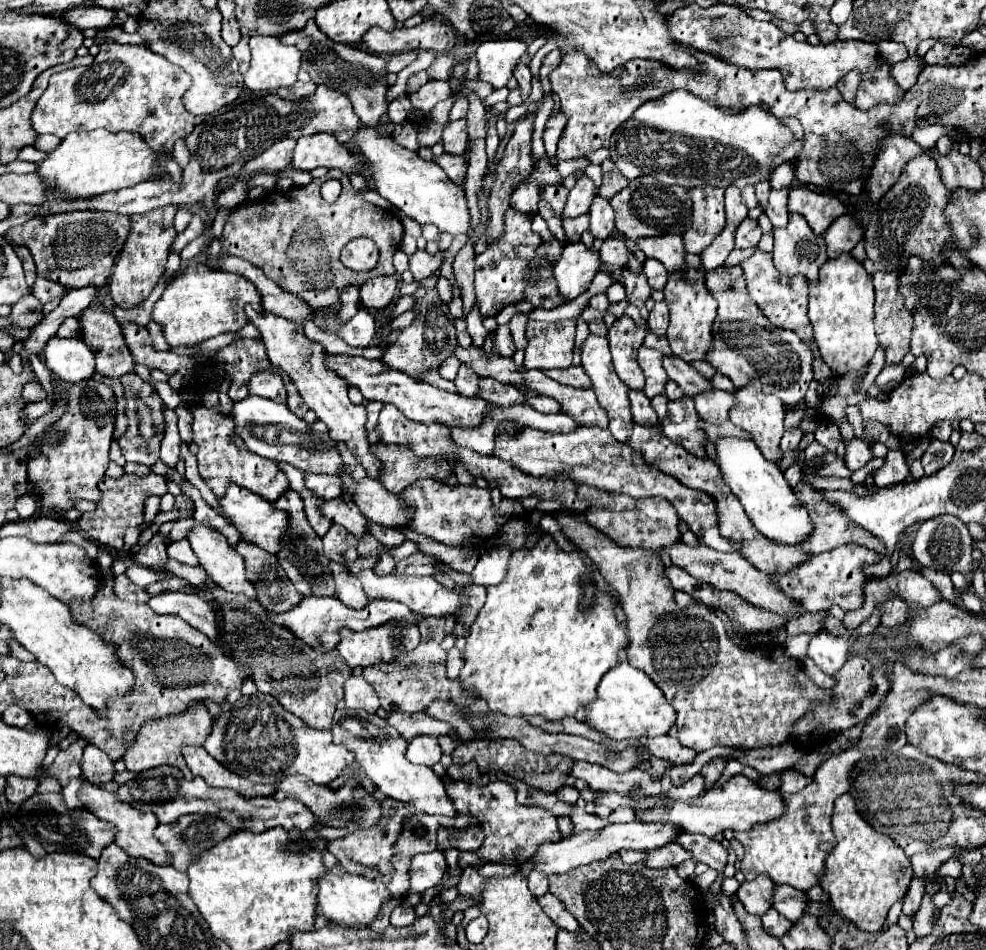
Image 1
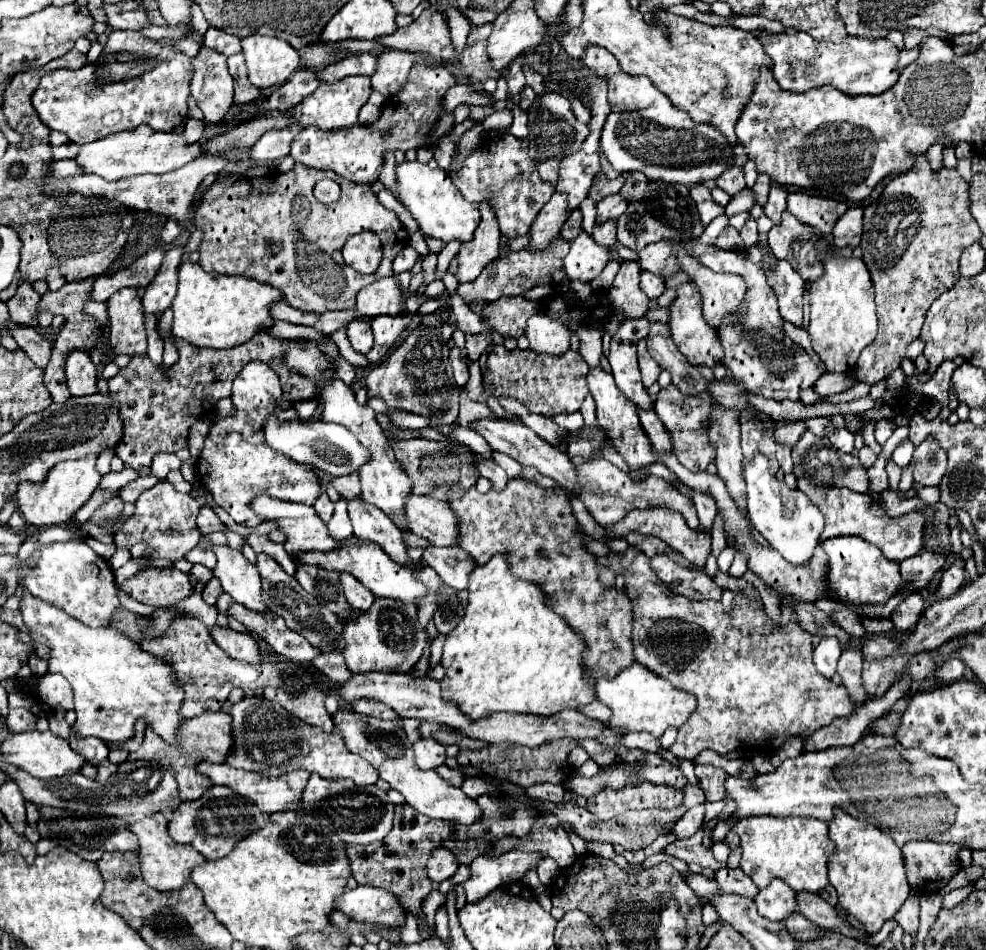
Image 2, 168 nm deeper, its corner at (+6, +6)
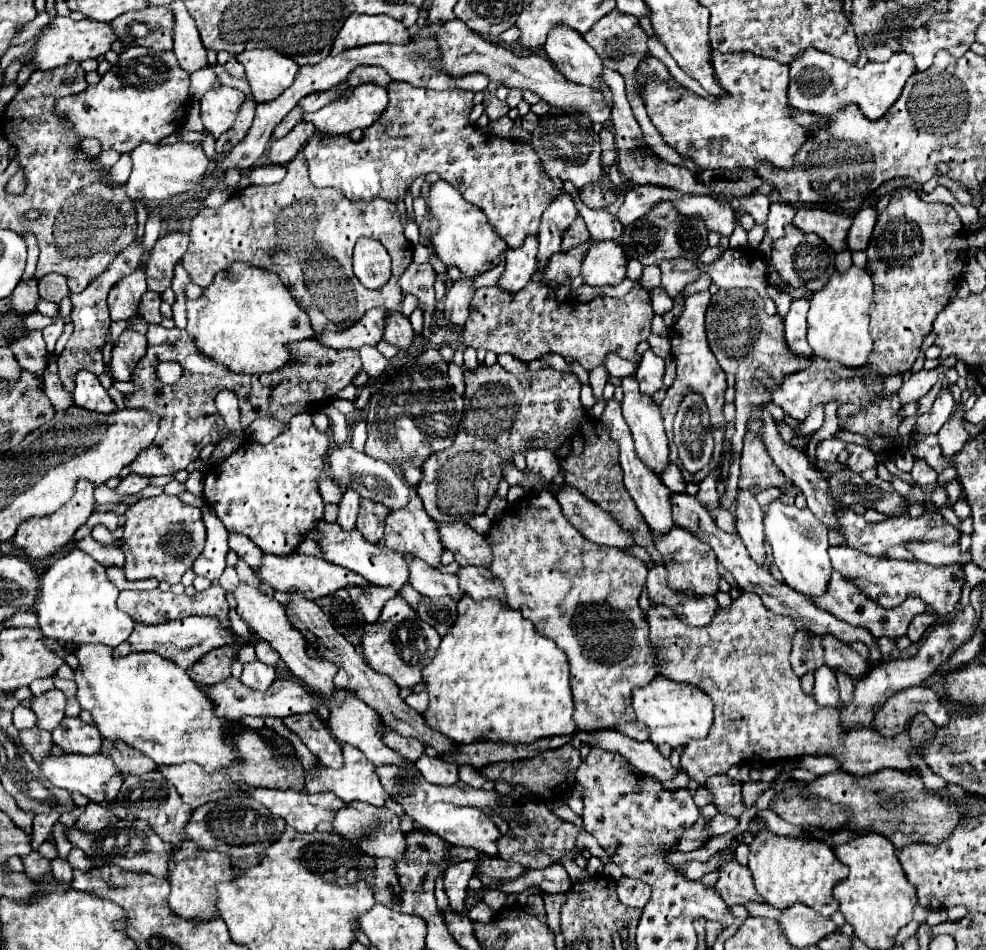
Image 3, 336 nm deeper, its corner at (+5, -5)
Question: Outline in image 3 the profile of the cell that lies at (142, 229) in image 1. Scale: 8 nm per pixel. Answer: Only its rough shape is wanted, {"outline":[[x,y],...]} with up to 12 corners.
{"outline":[[126,327],[112,349],[110,371],[130,381],[146,355],[146,335]]}

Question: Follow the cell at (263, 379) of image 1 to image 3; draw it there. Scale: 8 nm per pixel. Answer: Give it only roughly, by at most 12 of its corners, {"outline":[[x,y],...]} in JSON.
{"outline":[[308,413],[216,465],[230,533],[290,555],[324,515],[328,435]]}

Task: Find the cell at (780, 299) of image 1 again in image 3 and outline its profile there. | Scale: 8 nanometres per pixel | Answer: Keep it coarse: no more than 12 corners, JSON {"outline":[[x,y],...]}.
{"outline":[[794,299],[784,317],[786,345],[812,355],[806,341],[808,301]]}

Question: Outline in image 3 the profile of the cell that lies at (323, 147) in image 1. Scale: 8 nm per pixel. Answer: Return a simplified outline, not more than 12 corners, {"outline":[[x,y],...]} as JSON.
{"outline":[[394,81],[364,139],[302,149],[316,187],[396,201],[436,171],[510,249],[560,195],[472,91]]}

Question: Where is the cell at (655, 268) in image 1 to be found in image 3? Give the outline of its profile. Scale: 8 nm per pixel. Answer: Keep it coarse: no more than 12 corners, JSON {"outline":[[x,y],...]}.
{"outline":[[652,289],[654,313],[664,315],[674,301],[660,289]]}

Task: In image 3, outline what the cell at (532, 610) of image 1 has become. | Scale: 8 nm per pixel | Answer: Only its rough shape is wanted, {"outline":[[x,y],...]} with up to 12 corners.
{"outline":[[500,599],[458,601],[422,671],[454,743],[576,731],[566,653]]}

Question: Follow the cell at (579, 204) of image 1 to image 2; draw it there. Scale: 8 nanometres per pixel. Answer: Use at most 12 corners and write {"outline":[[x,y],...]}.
{"outline":[[555,192],[531,224],[527,250],[545,250],[567,220]]}

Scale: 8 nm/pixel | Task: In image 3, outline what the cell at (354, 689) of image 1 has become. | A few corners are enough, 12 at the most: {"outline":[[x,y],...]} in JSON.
{"outline":[[384,727],[382,739],[396,753],[410,761],[424,755],[418,739],[406,739],[398,731]]}

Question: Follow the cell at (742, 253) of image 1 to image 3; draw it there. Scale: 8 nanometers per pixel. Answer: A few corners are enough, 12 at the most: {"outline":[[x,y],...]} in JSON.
{"outline":[[773,286],[766,289],[775,301],[777,313],[785,317],[792,298]]}

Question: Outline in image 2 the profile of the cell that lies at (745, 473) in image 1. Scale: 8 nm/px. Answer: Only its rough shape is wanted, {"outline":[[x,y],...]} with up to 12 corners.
{"outline":[[743,464],[747,510],[785,560],[805,566],[825,528],[801,490]]}

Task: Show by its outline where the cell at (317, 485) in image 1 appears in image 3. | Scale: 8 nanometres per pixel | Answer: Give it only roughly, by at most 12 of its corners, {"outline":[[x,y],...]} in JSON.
{"outline":[[362,499],[356,529],[378,543],[388,507]]}

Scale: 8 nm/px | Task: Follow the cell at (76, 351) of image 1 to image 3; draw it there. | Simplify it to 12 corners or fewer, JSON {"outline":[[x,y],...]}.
{"outline":[[90,371],[76,373],[74,405],[110,413],[108,391]]}

